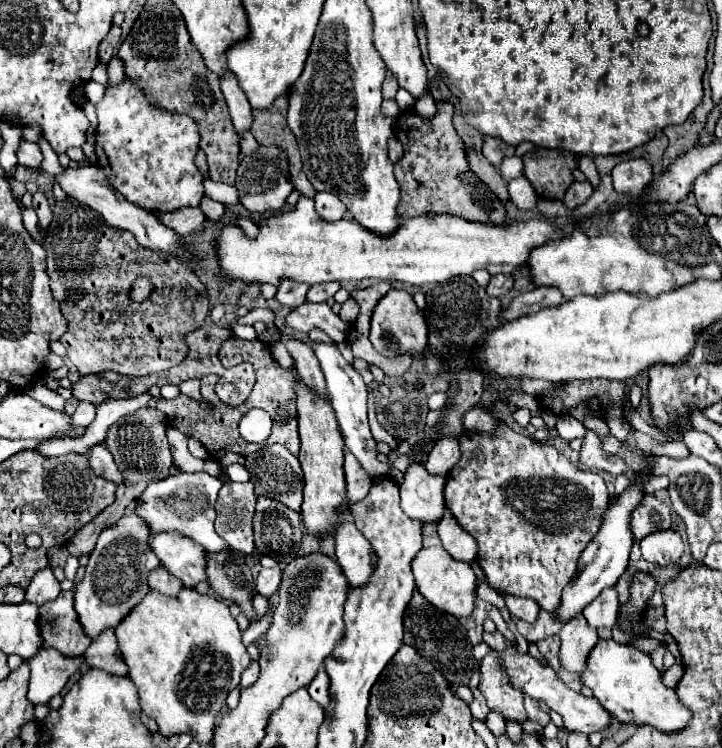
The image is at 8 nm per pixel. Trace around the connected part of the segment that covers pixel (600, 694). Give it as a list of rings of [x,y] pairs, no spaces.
[[[598,640],[586,660],[586,668],[580,674],[580,684],[588,686],[594,692],[594,698],[620,722],[634,724],[652,724],[662,732],[680,730],[690,712],[676,700],[676,692],[662,684],[660,672],[652,664],[650,654],[638,650],[632,644],[618,644],[610,640]]]

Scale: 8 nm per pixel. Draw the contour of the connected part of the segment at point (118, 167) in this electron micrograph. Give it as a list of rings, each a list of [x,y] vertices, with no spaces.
[[[130,76],[116,86],[108,86],[104,98],[96,104],[98,114],[98,128],[96,128],[96,154],[98,164],[108,176],[108,182],[122,192],[132,204],[146,208],[146,210],[160,210],[160,212],[174,212],[182,206],[198,206],[200,198],[204,196],[202,188],[202,174],[194,164],[194,156],[198,152],[198,128],[190,116],[172,114],[164,108],[154,108],[148,100],[144,90],[136,86]]]

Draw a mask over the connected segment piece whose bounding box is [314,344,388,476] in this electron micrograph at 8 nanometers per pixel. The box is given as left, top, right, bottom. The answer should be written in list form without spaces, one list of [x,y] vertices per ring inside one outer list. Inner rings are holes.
[[[316,344],[314,352],[320,360],[320,366],[322,366],[322,372],[326,378],[326,390],[330,394],[330,402],[332,402],[332,408],[336,412],[346,448],[358,458],[358,462],[362,464],[362,468],[370,476],[386,474],[388,472],[386,464],[376,460],[376,454],[378,454],[376,452],[376,440],[372,438],[370,428],[368,428],[368,390],[366,390],[362,376],[342,358],[342,354],[338,352],[338,348],[334,344]]]

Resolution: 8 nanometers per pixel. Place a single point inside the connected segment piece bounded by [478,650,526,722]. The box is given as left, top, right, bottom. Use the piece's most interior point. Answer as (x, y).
(494, 684)

